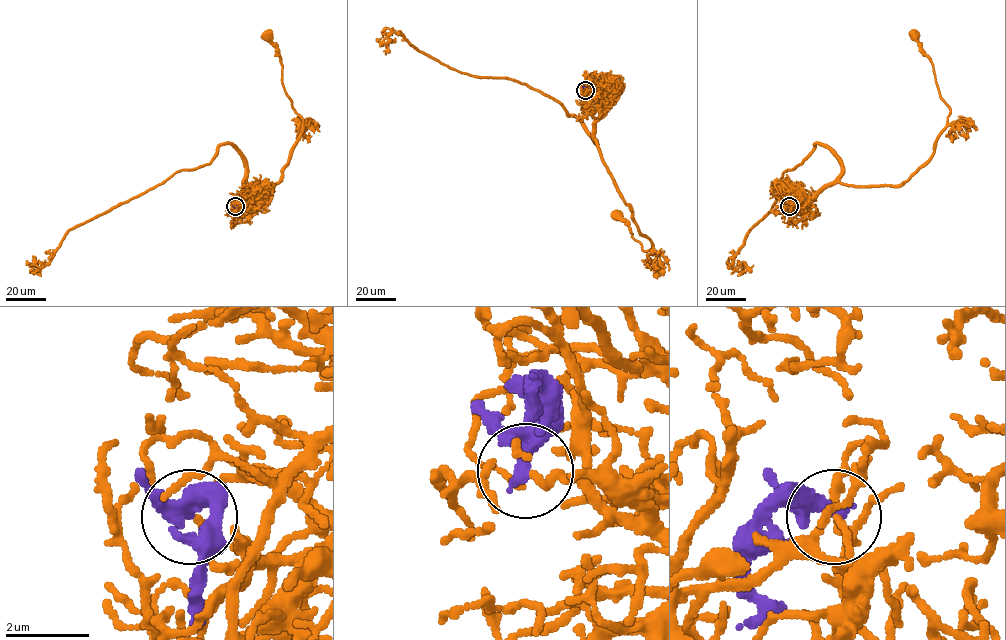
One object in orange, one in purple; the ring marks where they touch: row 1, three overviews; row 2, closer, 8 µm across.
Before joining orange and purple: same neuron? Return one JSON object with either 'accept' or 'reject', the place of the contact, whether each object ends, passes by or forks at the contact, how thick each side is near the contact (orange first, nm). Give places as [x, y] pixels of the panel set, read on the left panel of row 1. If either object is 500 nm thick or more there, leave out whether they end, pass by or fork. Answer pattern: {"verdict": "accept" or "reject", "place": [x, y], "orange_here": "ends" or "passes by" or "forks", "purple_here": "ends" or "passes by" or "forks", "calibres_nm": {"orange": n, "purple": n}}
{"verdict": "reject", "place": [235, 206], "orange_here": "ends", "purple_here": "passes by", "calibres_nm": {"orange": 140, "purple": 260}}

